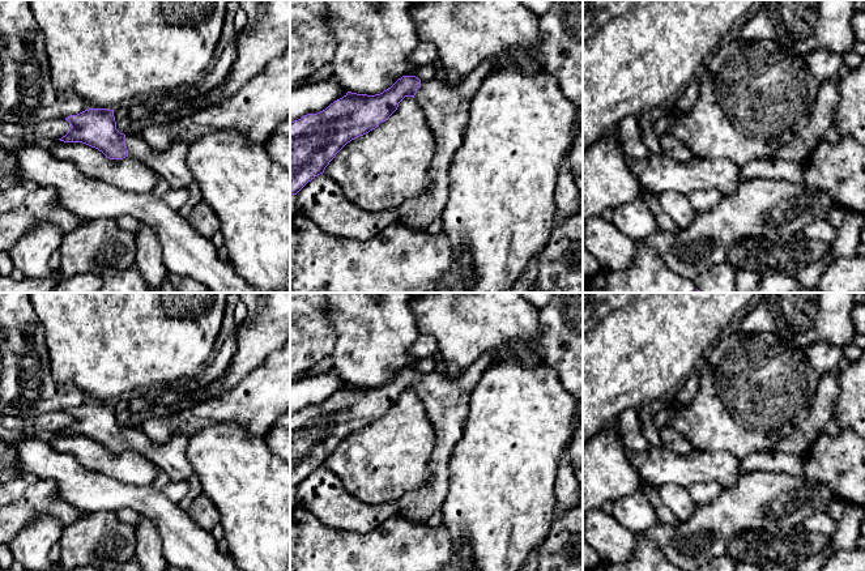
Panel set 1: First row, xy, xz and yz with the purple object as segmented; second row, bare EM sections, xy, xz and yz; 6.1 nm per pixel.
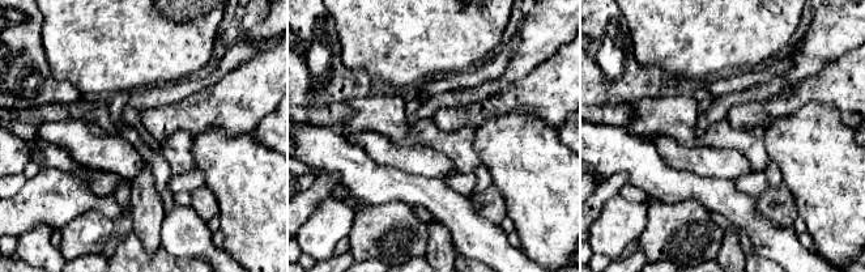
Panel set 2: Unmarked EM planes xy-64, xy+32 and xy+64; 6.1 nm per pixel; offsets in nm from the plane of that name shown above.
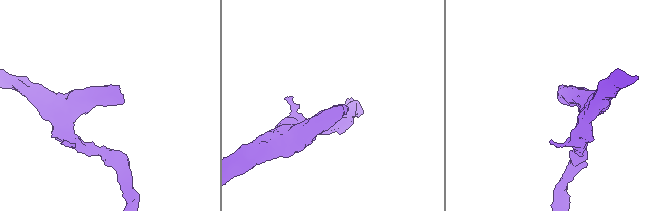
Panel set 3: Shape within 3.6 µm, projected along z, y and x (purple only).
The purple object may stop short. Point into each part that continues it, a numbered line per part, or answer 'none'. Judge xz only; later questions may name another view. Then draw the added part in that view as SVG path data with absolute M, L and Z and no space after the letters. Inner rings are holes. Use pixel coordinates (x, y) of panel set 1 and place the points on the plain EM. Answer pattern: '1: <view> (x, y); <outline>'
1: xz (446, 400); M494 353L482 355L455 379L435 371L421 372L414 392L423 402L435 429L436 446L430 459L429 482L399 500L399 514L408 520L426 524L443 506L448 490L451 453L463 435L472 392L489 368L493 357Z

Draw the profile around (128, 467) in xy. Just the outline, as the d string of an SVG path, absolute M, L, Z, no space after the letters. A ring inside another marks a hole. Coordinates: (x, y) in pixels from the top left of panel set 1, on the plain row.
M55 434L48 443L61 453L72 455L86 470L101 473L123 483L152 486L157 465L142 455L125 449L110 452L102 444L82 435Z

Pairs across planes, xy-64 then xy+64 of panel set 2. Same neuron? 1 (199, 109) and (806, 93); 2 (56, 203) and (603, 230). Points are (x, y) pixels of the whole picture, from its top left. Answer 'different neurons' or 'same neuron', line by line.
1: same neuron
2: different neurons

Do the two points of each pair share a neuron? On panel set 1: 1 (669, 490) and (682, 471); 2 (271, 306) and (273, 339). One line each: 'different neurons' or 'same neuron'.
1: different neurons
2: same neuron

